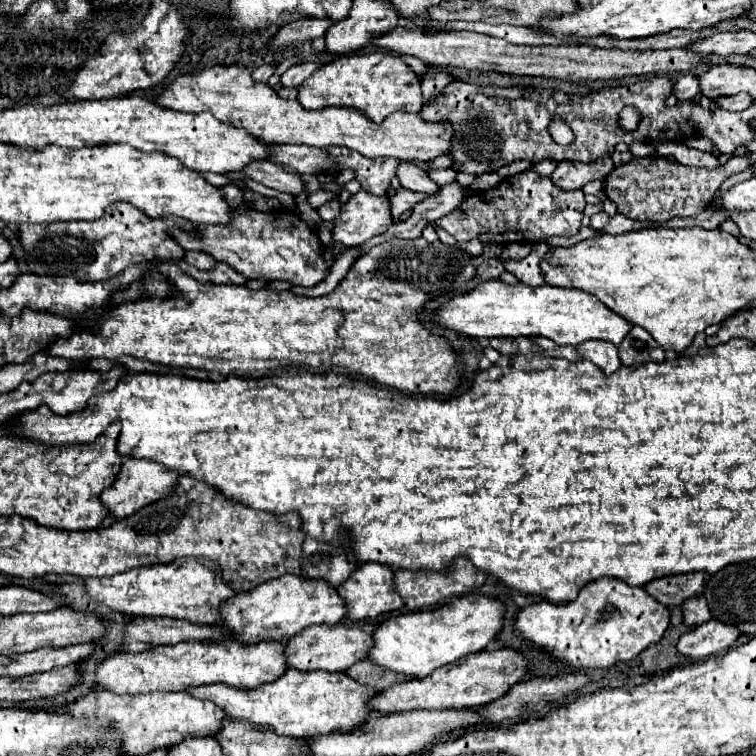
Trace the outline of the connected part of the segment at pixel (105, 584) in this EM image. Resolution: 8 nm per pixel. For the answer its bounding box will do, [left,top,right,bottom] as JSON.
[84,558,236,624]

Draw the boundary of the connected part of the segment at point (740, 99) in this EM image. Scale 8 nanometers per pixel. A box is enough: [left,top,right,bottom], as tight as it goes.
[714,94,752,110]

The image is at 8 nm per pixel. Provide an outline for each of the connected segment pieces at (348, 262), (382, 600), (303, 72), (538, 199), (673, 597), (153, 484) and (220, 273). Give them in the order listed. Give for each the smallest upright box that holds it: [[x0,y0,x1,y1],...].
[[290,247,360,297],[336,562,404,620],[280,62,318,88],[438,170,584,244],[644,572,708,606],[100,458,178,520],[178,260,246,284]]

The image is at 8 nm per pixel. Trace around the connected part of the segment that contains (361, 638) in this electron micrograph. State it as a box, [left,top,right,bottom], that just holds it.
[284,624,372,672]

